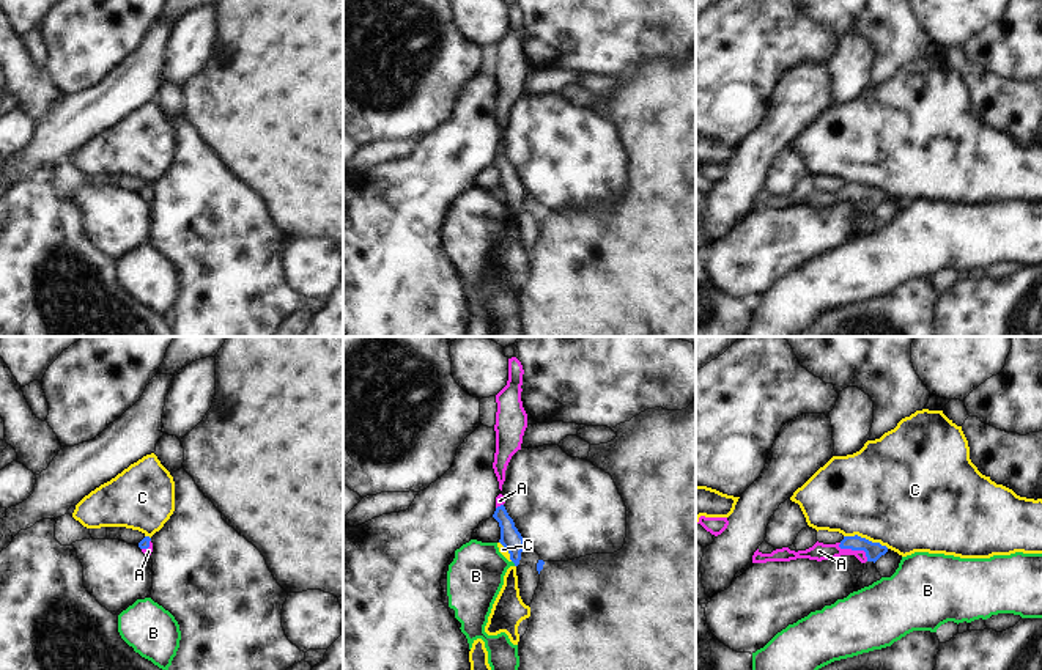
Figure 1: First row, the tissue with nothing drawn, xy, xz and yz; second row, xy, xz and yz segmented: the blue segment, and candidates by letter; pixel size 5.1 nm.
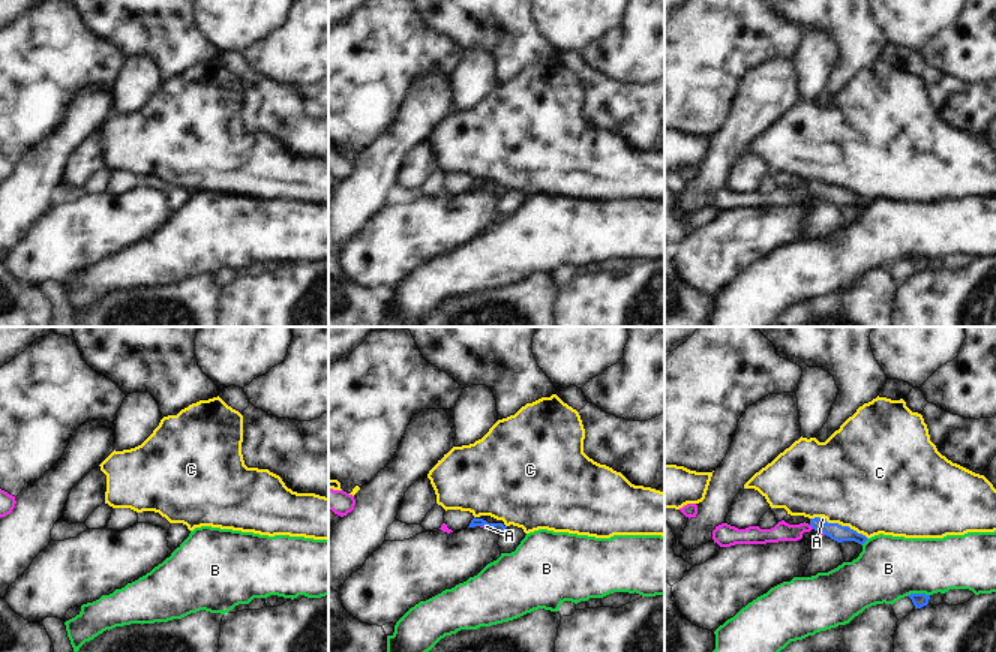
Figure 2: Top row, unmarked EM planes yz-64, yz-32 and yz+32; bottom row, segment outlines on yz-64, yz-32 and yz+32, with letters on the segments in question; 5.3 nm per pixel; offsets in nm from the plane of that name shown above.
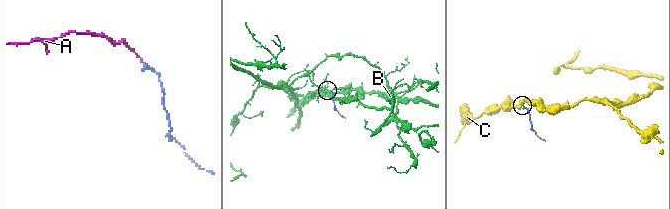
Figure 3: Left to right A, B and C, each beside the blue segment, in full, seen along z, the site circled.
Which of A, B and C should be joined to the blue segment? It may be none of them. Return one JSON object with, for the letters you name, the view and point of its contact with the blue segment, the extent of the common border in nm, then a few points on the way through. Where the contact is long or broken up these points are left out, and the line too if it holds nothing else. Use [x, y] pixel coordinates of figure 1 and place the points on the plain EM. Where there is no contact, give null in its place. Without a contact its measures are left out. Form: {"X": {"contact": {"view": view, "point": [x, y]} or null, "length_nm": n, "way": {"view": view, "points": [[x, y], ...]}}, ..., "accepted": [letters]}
{"A": {"contact": {"view": "yz", "point": [855, 197]}, "length_nm": 180, "way": {"view": "yz", "points": [[874, 198], [855, 197], [819, 198]]}}, "accepted": ["A"]}

